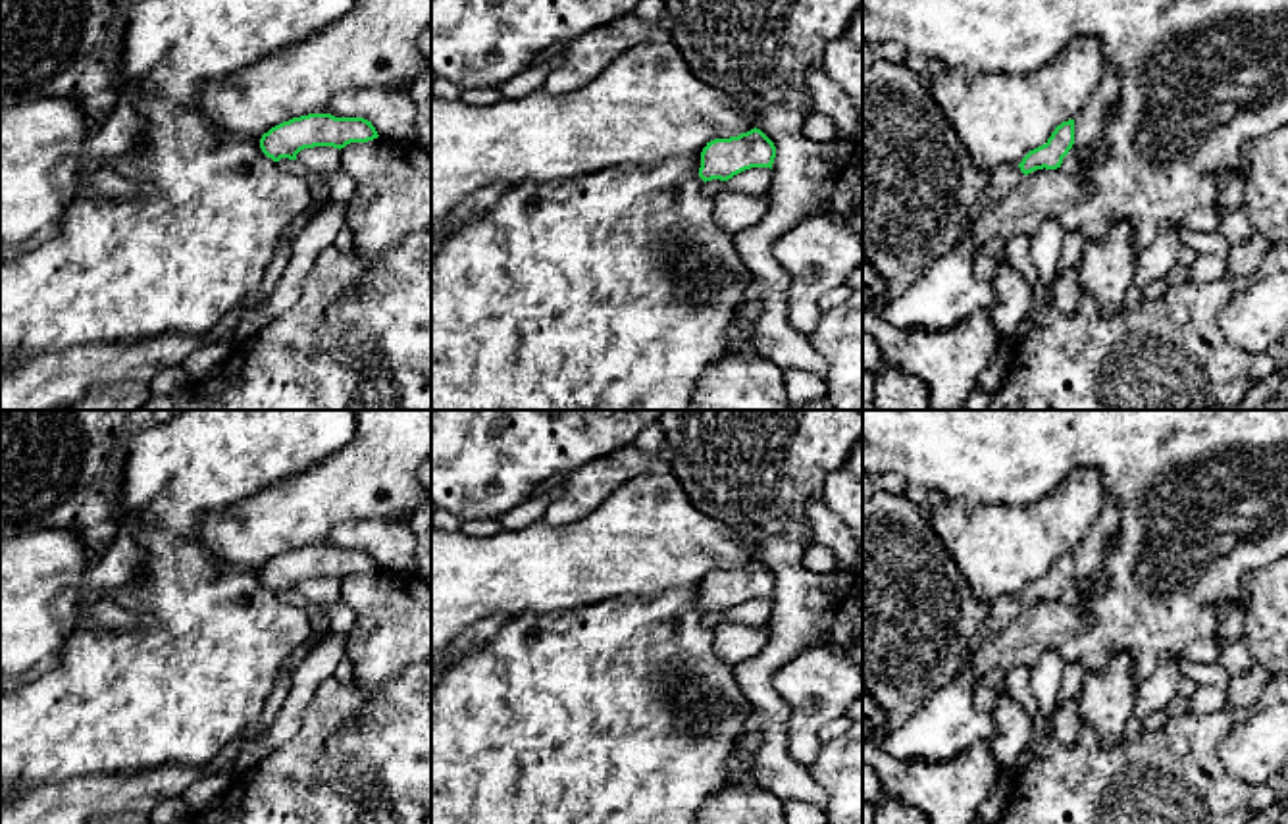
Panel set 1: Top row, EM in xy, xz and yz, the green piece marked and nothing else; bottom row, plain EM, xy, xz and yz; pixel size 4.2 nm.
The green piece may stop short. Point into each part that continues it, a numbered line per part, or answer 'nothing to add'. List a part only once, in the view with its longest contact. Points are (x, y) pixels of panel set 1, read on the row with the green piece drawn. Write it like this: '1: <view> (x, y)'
1: yz (1002, 180)

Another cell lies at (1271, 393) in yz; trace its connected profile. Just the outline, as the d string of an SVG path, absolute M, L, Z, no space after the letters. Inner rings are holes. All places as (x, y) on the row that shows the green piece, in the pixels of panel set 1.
M1288 366L1257 381L1244 395L1238 410L1288 410Z

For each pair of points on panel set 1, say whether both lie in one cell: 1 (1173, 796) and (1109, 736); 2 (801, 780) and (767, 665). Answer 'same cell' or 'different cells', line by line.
1: different cells
2: same cell

